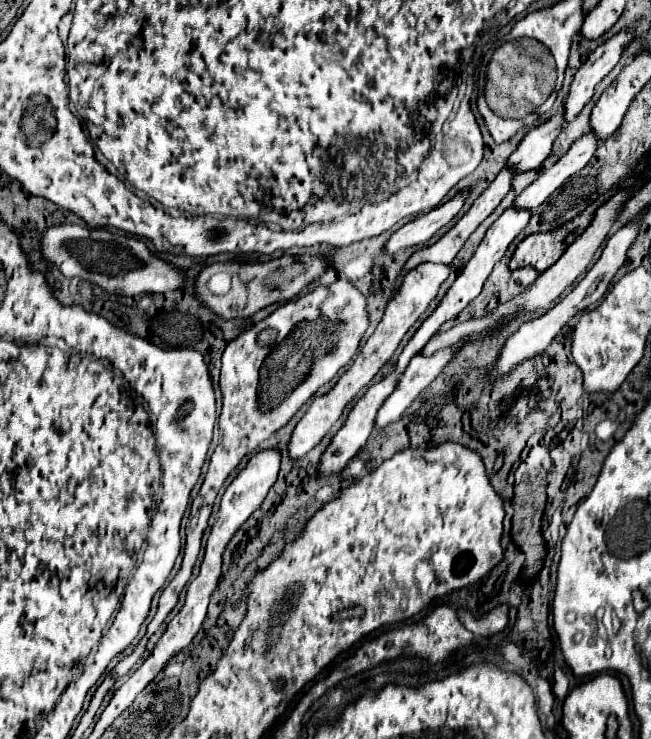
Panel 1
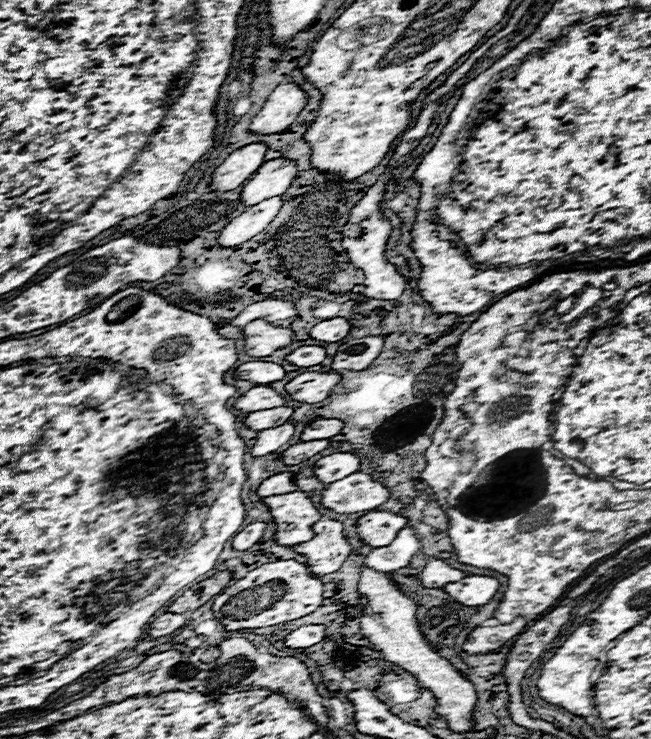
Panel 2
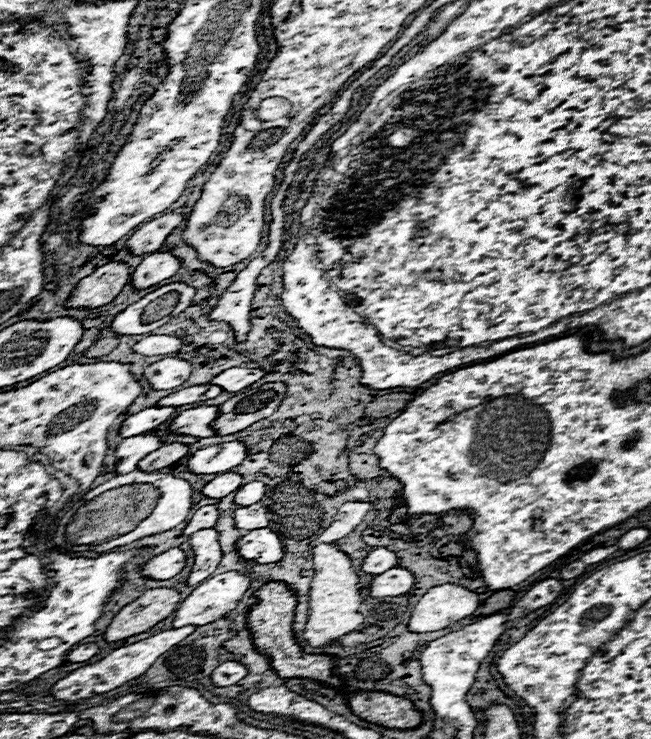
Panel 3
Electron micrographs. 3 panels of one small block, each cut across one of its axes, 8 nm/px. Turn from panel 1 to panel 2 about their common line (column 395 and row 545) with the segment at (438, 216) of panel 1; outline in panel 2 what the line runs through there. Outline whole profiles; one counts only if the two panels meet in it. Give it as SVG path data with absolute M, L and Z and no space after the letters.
M254 522L248 524L246 528L242 528L234 538L232 538L232 546L236 550L248 550L252 548L256 542L260 542L260 538L264 536L266 530L266 522Z

